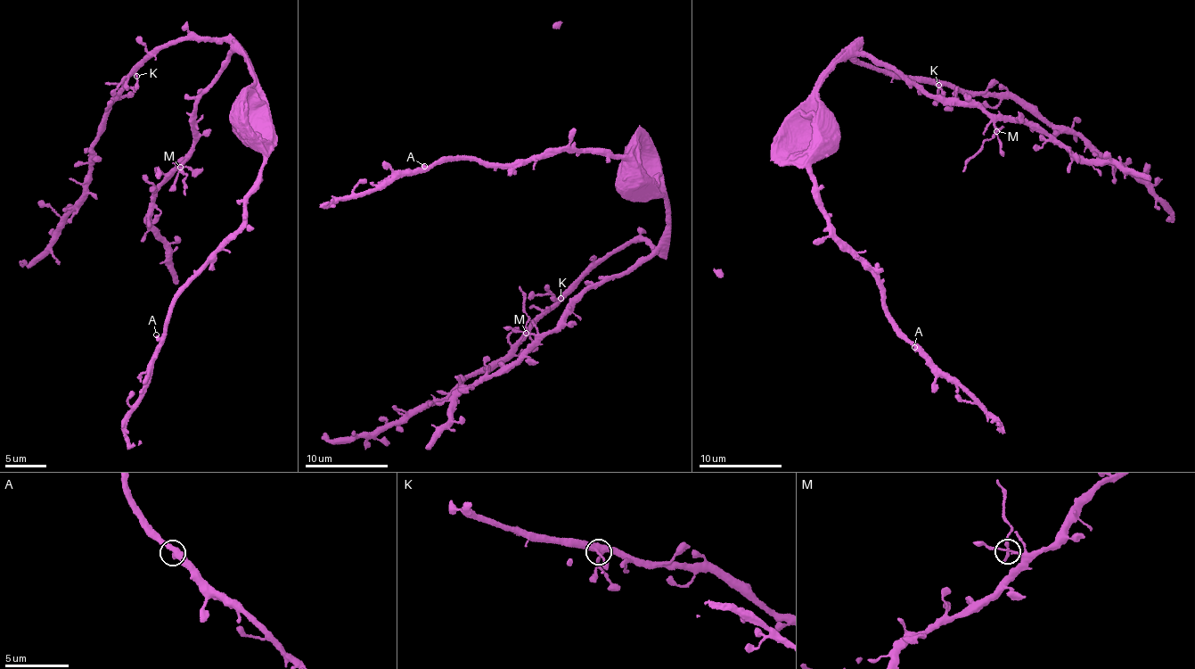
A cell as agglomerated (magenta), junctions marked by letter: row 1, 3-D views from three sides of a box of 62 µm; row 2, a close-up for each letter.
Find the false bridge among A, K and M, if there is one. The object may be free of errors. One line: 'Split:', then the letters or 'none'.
Split: M

